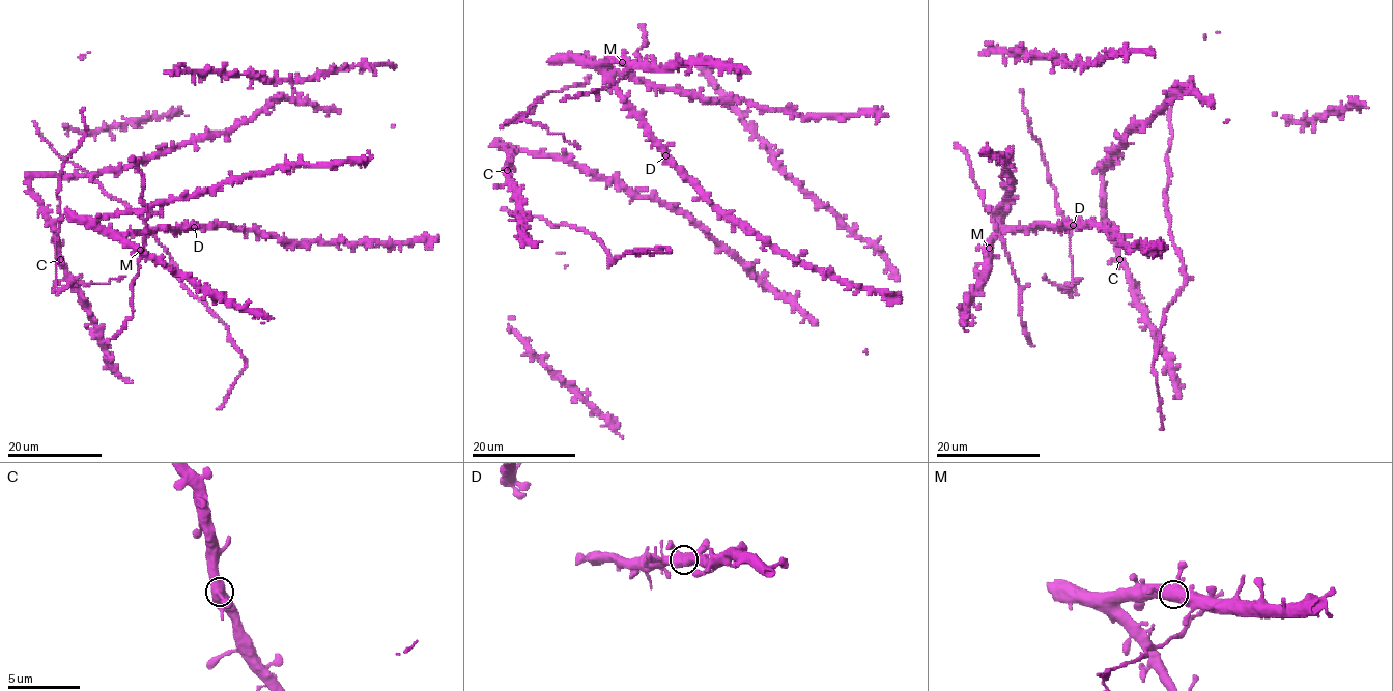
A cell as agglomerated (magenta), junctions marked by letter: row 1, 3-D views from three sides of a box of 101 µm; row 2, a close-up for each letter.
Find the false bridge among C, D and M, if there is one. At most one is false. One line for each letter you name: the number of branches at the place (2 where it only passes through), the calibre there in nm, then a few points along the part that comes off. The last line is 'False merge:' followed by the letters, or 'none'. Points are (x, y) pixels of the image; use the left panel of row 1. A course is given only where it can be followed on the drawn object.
False merge: none

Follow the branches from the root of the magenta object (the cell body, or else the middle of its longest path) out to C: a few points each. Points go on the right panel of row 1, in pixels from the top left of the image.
C: (1104, 209), (1108, 233), (1119, 259)

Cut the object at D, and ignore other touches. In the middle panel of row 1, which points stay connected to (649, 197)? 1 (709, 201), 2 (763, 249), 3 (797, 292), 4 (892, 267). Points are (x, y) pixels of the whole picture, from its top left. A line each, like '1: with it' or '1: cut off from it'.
1: cut off from it
2: cut off from it
3: with it
4: with it

